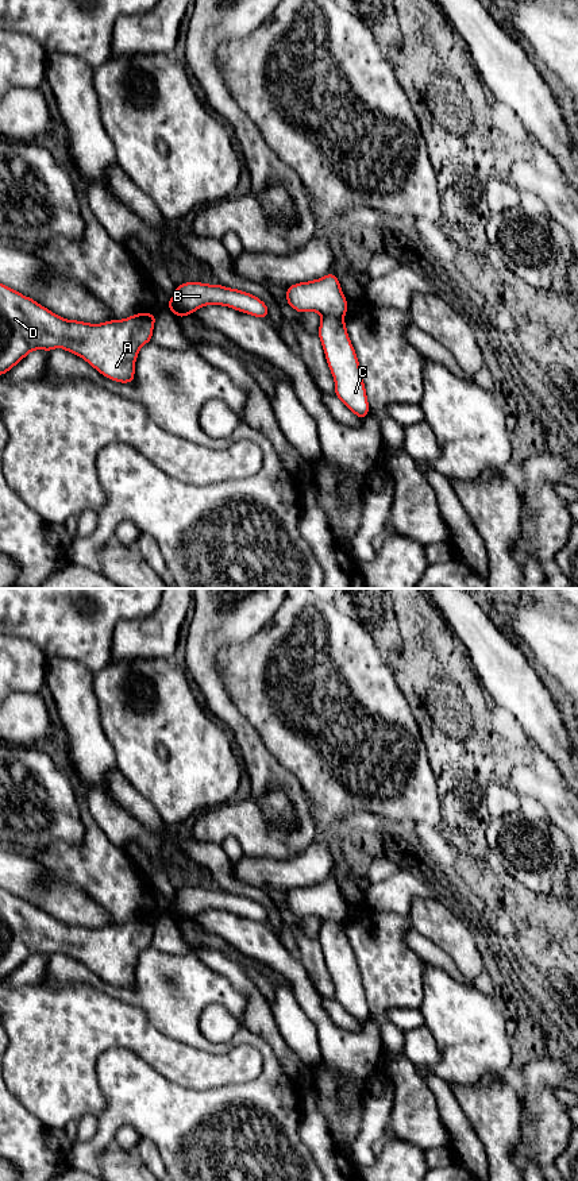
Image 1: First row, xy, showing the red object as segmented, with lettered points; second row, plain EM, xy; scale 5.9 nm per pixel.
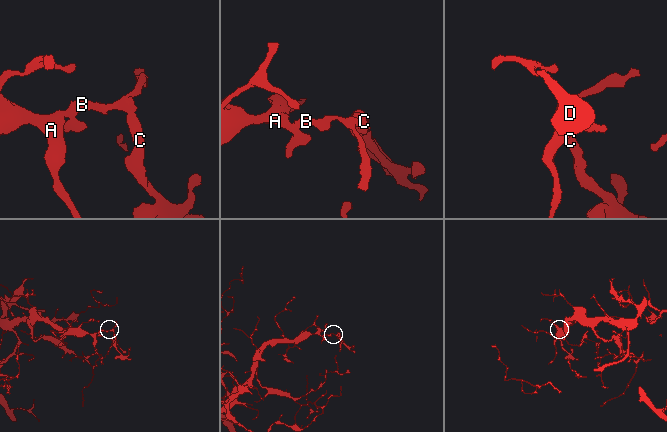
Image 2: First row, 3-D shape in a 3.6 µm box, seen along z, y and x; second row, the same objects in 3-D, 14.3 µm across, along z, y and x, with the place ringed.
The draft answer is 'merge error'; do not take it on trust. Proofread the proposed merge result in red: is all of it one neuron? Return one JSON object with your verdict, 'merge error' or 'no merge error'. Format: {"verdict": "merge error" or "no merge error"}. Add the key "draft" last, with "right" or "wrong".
{"verdict": "merge error", "draft": "right"}

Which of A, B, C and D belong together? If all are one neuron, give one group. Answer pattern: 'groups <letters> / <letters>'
groups A B D / C

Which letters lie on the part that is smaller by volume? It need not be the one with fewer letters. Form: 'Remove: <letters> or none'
Remove: C

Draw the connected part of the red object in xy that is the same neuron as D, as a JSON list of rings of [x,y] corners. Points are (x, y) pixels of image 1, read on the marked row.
[[[0,283],[0,375],[4,375],[34,350],[63,348],[96,368],[104,377],[131,383],[135,378],[135,360],[139,348],[153,337],[155,313],[136,313],[123,320],[89,324],[66,320],[39,302]]]

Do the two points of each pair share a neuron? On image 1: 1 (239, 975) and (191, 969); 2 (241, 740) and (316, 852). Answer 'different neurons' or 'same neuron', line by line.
1: different neurons
2: different neurons

